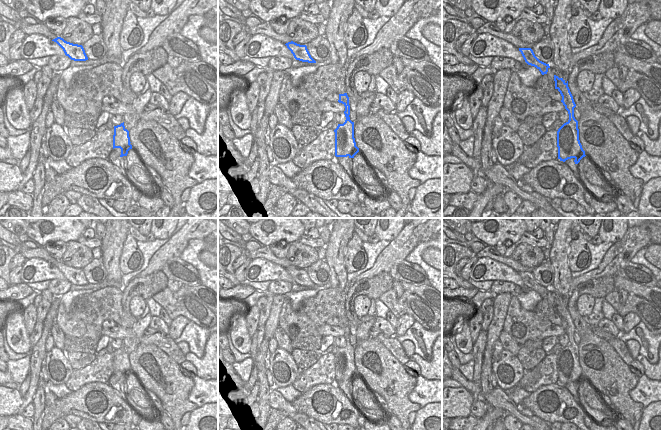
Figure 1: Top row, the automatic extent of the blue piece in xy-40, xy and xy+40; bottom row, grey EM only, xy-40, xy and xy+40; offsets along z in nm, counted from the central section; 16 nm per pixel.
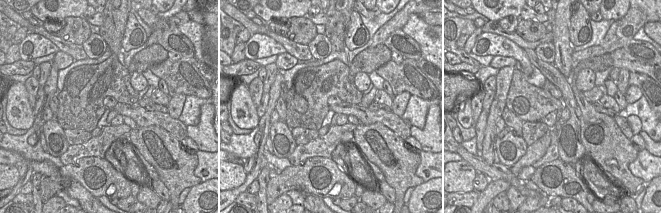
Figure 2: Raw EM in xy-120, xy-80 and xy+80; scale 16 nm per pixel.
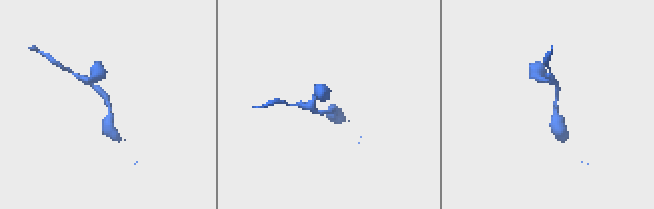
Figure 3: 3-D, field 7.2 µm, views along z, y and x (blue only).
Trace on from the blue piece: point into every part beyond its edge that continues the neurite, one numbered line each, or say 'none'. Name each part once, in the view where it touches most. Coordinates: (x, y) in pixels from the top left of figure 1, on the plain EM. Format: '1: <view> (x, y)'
none.

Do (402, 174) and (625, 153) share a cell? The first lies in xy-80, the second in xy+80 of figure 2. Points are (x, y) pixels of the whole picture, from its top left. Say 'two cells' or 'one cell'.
one cell

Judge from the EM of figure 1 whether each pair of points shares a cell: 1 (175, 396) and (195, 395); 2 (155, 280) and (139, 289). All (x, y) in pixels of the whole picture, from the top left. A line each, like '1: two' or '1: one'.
1: two
2: one

